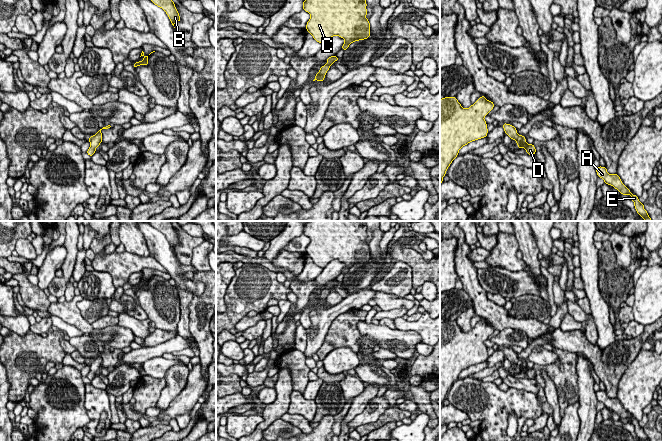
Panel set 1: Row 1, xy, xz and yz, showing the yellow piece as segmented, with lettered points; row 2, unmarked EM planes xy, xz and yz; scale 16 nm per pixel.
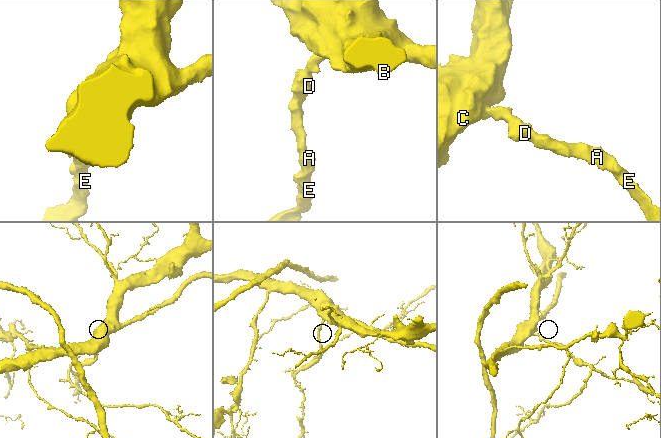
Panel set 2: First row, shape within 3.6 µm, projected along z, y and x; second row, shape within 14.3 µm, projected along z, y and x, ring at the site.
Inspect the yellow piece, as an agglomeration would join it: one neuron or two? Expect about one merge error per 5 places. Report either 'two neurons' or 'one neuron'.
one neuron

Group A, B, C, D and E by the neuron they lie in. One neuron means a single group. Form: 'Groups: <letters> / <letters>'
Groups: A B C D E

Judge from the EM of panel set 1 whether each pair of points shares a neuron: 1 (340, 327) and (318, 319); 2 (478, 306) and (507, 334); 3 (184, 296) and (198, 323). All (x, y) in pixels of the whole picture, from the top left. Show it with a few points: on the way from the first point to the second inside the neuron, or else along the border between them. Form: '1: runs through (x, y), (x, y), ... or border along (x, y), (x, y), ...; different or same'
1: border along (349, 309), (340, 313), (333, 320), (321, 345); different
2: border along (500, 330), (515, 328), (522, 330), (526, 335); different
3: border along (193, 295), (189, 304), (189, 329); different

